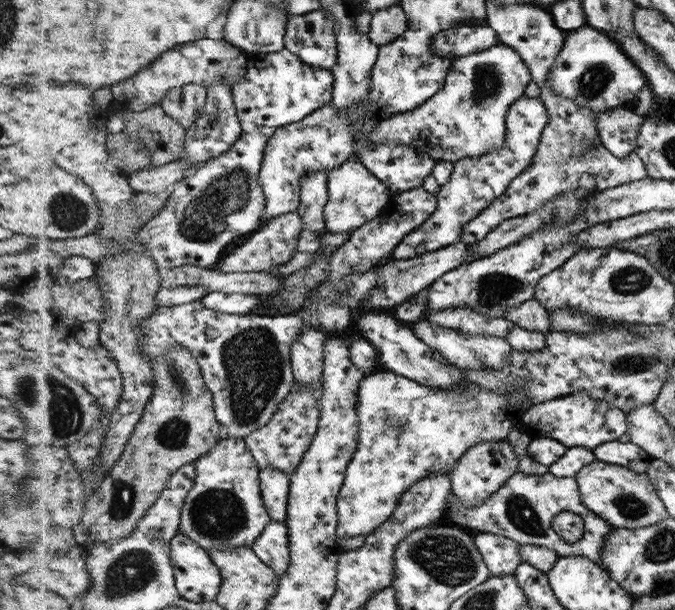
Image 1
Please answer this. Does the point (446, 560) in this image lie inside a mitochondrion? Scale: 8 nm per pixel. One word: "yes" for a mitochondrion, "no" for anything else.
yes

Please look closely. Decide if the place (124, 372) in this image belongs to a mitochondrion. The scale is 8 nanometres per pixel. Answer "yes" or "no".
no

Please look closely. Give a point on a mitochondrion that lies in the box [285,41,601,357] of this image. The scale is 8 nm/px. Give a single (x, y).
(488, 83)

